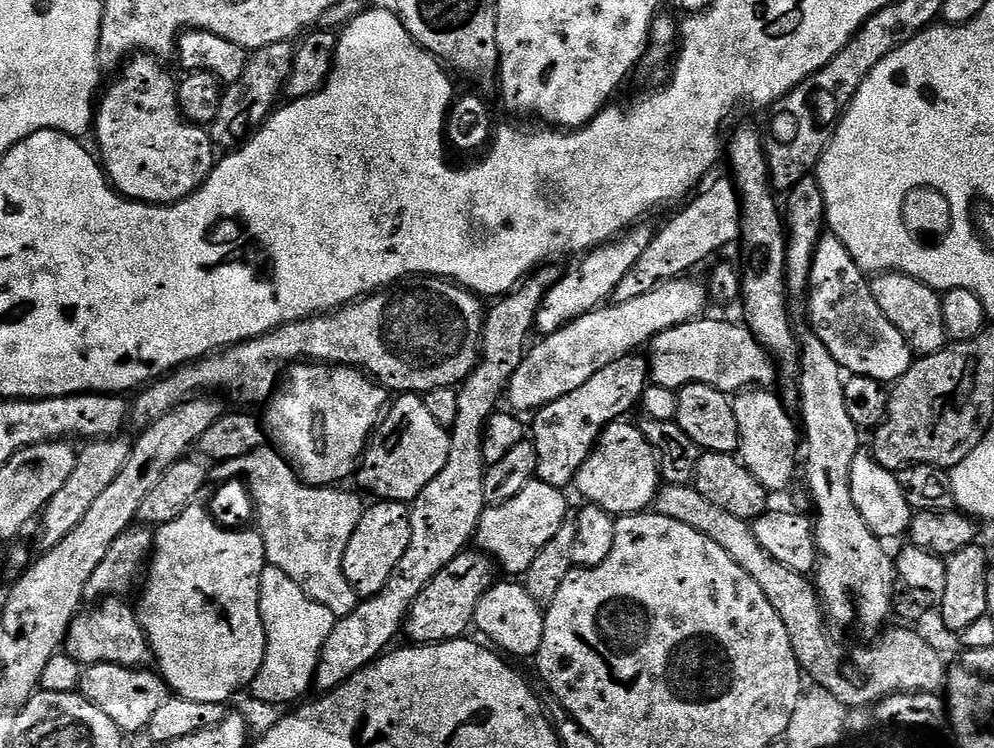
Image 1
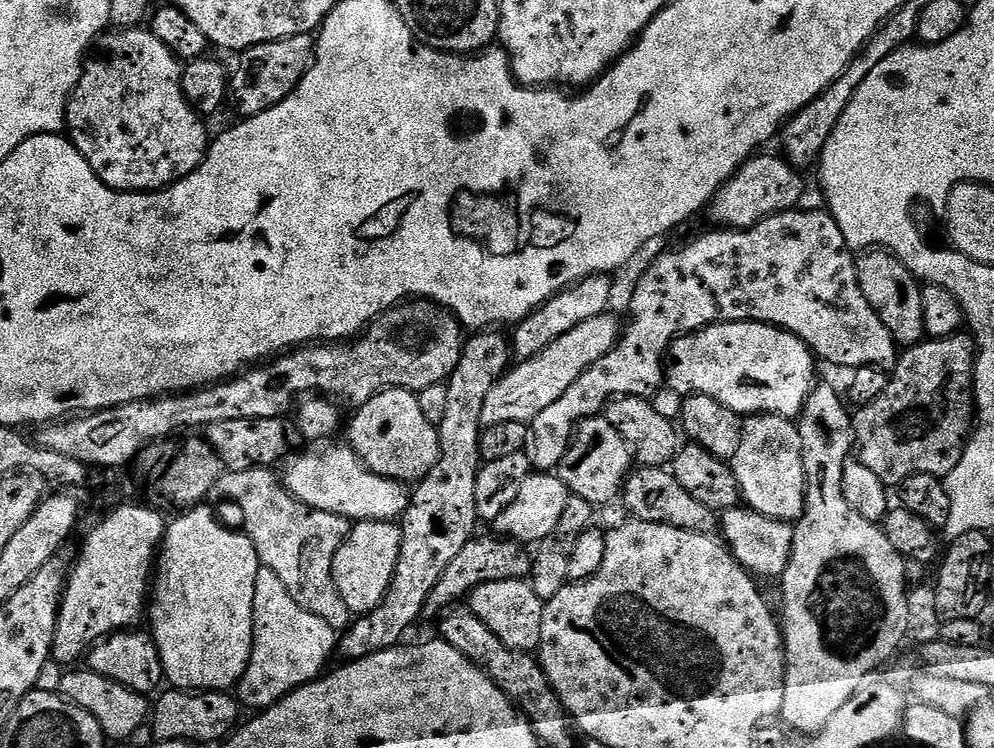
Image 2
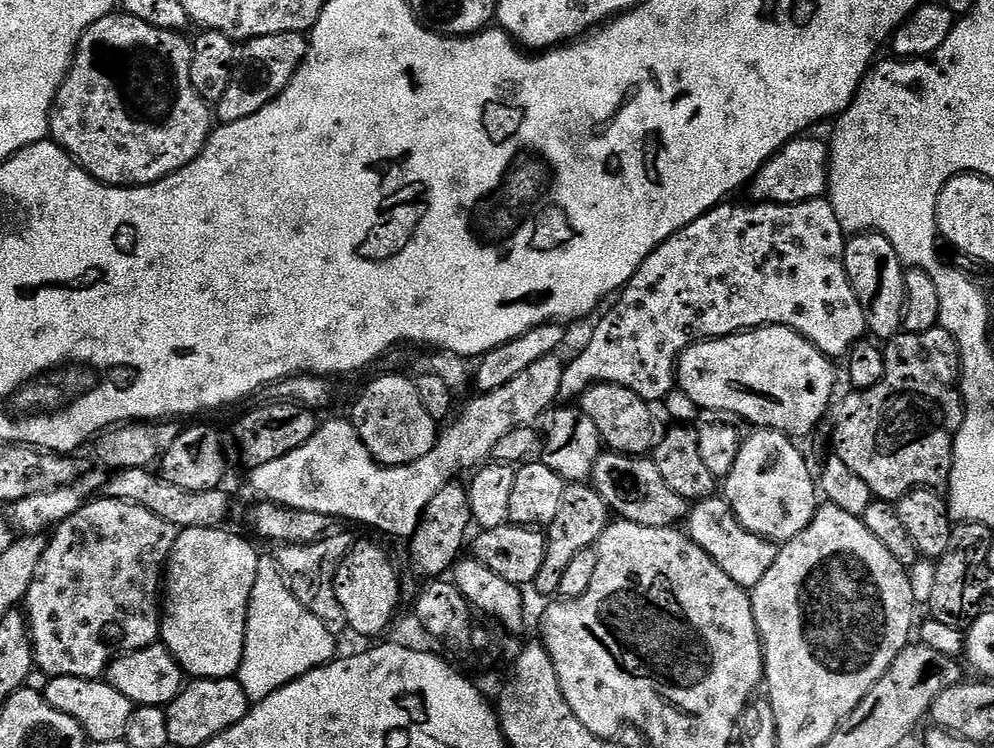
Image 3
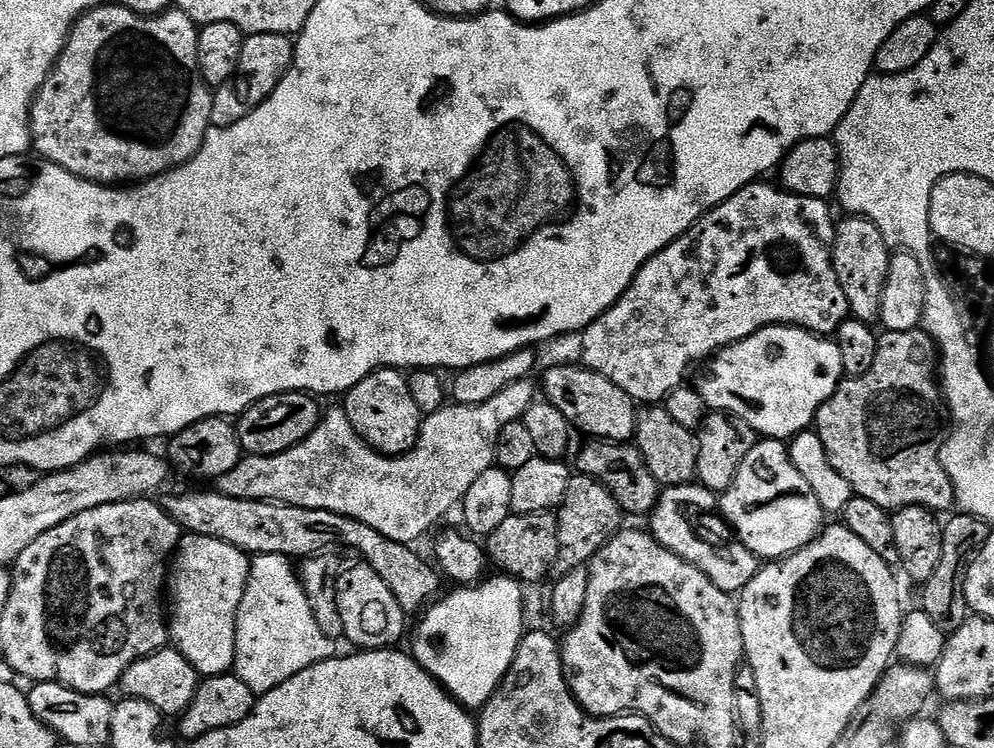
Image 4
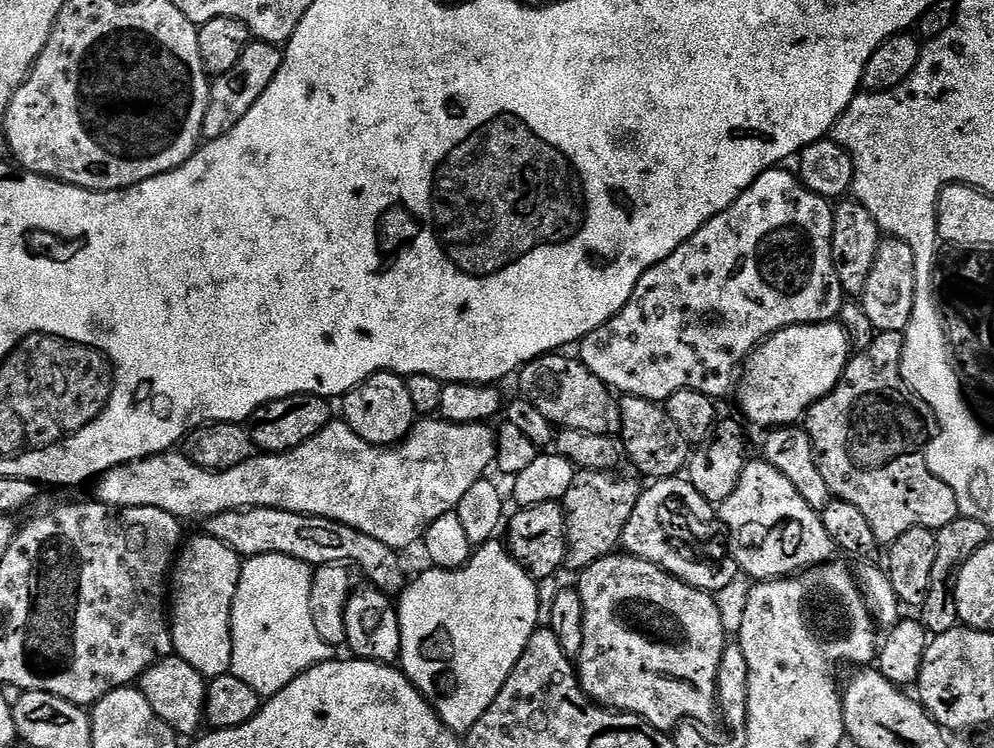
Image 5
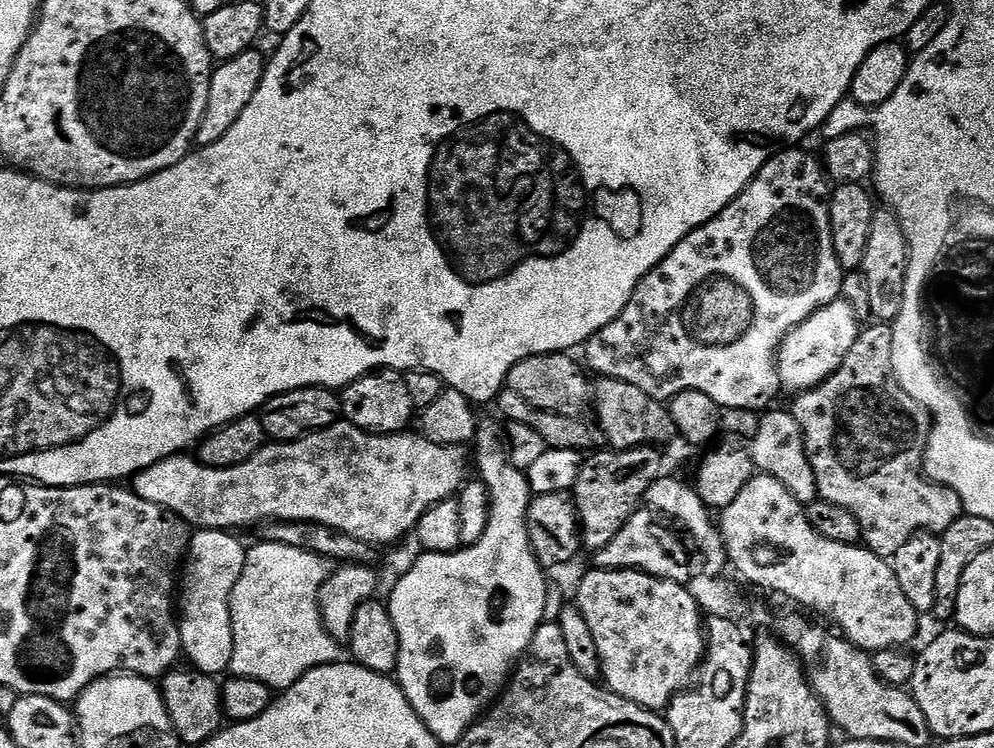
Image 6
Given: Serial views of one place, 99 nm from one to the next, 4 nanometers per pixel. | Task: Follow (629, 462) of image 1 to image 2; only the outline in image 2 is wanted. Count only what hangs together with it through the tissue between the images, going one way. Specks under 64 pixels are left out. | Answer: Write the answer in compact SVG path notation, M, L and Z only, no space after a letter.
M601 414L590 416L577 424L576 431L572 433L572 442L560 463L558 475L571 495L586 498L586 502L600 506L621 495L624 482L633 468L632 448L622 438L622 434L610 426L607 415Z

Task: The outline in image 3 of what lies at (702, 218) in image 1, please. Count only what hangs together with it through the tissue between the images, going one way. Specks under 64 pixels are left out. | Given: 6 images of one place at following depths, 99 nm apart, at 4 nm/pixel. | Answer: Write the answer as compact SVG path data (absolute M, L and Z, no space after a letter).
M797 138L791 140L786 147L780 149L772 159L768 160L762 170L750 181L753 201L762 204L805 204L807 200L819 200L828 190L828 161L830 159L830 148L827 143L820 140L804 140L808 138Z

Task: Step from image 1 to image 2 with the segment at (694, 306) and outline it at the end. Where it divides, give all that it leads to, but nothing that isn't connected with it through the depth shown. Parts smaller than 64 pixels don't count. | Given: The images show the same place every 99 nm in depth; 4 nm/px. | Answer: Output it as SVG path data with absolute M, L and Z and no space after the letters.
M605 314L598 318L590 318L590 322L582 322L582 326L574 326L570 334L562 334L542 354L534 354L534 358L519 361L515 366L509 367L499 382L490 390L482 408L484 424L497 424L498 422L522 422L528 424L546 406L558 402L566 392L582 376L586 369L602 358L612 349L622 335L622 324Z

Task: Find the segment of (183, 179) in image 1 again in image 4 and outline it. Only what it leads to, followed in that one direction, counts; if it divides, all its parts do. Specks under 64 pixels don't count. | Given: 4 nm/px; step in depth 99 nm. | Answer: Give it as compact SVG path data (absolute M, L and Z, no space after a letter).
M104 2L98 8L91 8L73 24L72 32L68 36L68 41L64 43L59 60L52 67L52 72L46 78L46 82L40 87L36 101L32 103L32 142L35 151L40 151L37 153L43 159L62 166L70 174L81 176L82 179L90 180L93 184L105 186L128 186L133 182L153 180L163 172L169 172L171 168L179 168L187 160L192 160L200 151L211 125L212 97L214 95L213 89L200 77L199 37L198 25L185 12L179 10L169 10L161 16L139 16L126 10L118 2L112 2L112 4Z

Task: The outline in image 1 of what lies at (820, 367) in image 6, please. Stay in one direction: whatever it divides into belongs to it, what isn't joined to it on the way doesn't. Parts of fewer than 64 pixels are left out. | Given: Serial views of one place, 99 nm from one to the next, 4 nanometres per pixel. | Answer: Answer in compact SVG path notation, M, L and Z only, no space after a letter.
M697 318L652 337L646 348L651 383L677 390L688 384L705 384L729 394L777 383L777 365L747 326L740 322L731 324L728 320L708 319Z

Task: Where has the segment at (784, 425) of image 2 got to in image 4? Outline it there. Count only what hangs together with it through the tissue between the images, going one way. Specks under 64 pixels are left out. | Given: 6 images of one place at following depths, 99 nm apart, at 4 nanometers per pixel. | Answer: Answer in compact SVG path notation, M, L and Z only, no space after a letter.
M757 439L750 454L742 458L742 466L738 466L738 474L734 482L719 497L718 508L720 512L724 511L725 518L732 523L732 528L736 531L735 539L745 544L764 562L782 560L785 556L802 550L820 535L826 524L824 508L818 502L818 498L814 498L814 490L810 490L810 482L806 482L806 478L798 474L788 453L788 444L782 440Z

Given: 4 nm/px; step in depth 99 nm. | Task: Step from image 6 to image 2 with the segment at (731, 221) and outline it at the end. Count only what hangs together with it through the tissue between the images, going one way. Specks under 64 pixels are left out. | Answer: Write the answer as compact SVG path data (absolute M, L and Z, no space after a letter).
M789 210L779 212L770 218L766 218L762 222L758 222L752 228L742 228L739 230L735 228L720 228L719 230L712 230L716 232L704 232L701 236L694 237L681 252L662 253L661 256L641 274L640 281L637 282L636 289L632 292L632 301L628 304L628 312L632 315L632 325L630 325L629 328L627 325L627 327L623 329L620 339L617 340L612 349L602 358L598 358L592 366L586 369L582 376L562 394L562 398L558 398L558 402L546 406L546 410L542 410L542 414L538 414L528 424L524 451L528 453L533 469L538 472L555 473L557 469L559 469L569 444L572 442L572 433L576 431L577 424L582 420L588 419L590 416L601 415L601 413L607 409L610 400L615 400L617 396L642 396L651 398L662 386L662 365L668 351L668 345L671 344L672 341L677 340L679 336L690 332L701 332L702 329L708 328L712 324L729 324L730 322L742 322L743 320L757 320L759 324L777 325L786 332L793 332L799 340L804 341L806 347L812 349L813 353L815 353L821 361L824 359L828 364L837 364L840 368L848 368L847 370L870 367L887 369L889 366L895 365L898 359L897 342L890 334L890 330L886 330L882 318L878 318L874 306L870 306L870 302L866 302L866 294L862 294L862 286L858 282L858 274L856 273L857 257L854 255L853 249L848 247L846 238L842 238L842 230L838 226L838 222L832 217L832 213L827 210L821 210L821 212L800 211L801 210Z

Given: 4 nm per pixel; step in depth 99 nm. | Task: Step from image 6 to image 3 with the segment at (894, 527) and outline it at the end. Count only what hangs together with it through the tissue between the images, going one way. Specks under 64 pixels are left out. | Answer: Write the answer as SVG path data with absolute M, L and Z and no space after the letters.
M939 326L926 330L925 332L906 332L901 331L892 337L883 345L884 361L886 362L886 374L882 374L882 382L878 382L878 386L873 388L865 388L863 390L849 391L849 396L839 404L835 409L836 425L832 428L832 444L834 454L838 458L842 458L842 462L846 462L846 466L850 466L850 470L854 470L854 474L858 474L858 478L862 478L862 482L866 482L866 486L870 486L873 497L885 502L895 502L911 492L913 488L930 488L940 490L947 485L950 474L952 473L952 451L954 450L954 442L958 430L964 421L964 402L961 400L961 389L958 385L961 383L962 365L960 362L960 348L956 344L956 339L952 335Z

